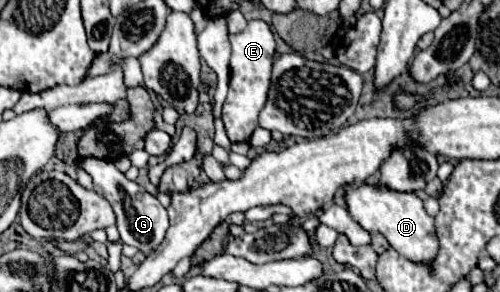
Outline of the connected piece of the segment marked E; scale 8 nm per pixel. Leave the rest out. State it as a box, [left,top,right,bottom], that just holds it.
[222,19,276,141]

